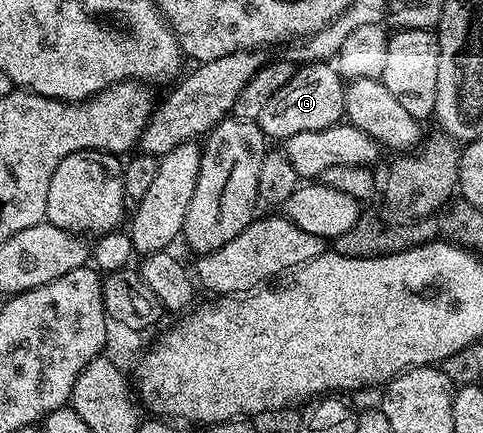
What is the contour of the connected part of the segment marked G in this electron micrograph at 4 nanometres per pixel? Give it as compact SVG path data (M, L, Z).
M330 62L302 64L290 81L265 101L265 109L261 109L257 120L259 128L271 141L286 141L293 133L327 129L344 118L344 86L343 76Z

